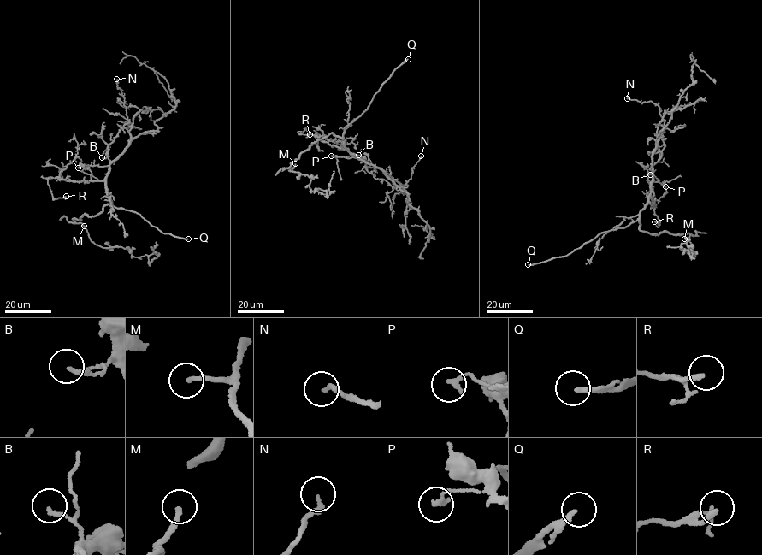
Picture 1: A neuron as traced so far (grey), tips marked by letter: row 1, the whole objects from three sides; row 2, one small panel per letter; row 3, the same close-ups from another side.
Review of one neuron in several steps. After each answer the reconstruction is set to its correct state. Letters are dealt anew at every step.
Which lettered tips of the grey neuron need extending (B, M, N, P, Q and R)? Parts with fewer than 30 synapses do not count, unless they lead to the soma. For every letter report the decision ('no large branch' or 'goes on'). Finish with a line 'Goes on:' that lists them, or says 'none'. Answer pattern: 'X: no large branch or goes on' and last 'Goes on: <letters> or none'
B: no large branch
M: goes on
N: no large branch
P: no large branch
Q: goes on
R: no large branch
Goes on: M, Q

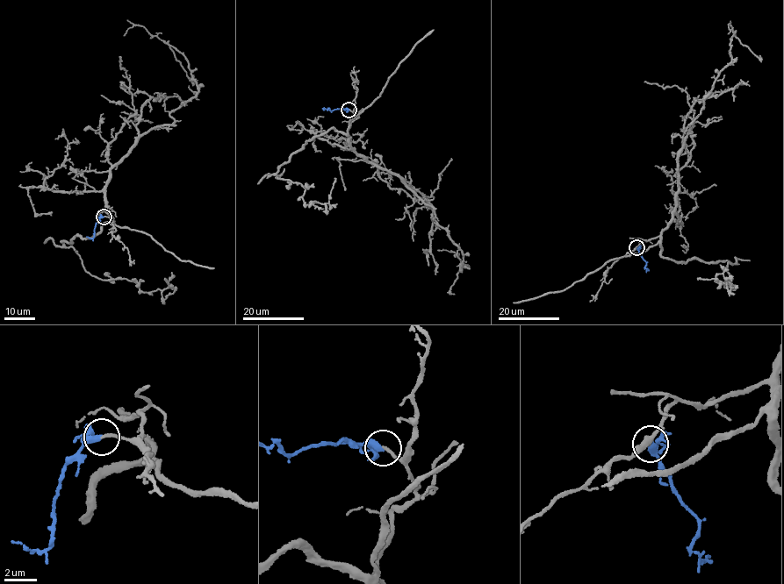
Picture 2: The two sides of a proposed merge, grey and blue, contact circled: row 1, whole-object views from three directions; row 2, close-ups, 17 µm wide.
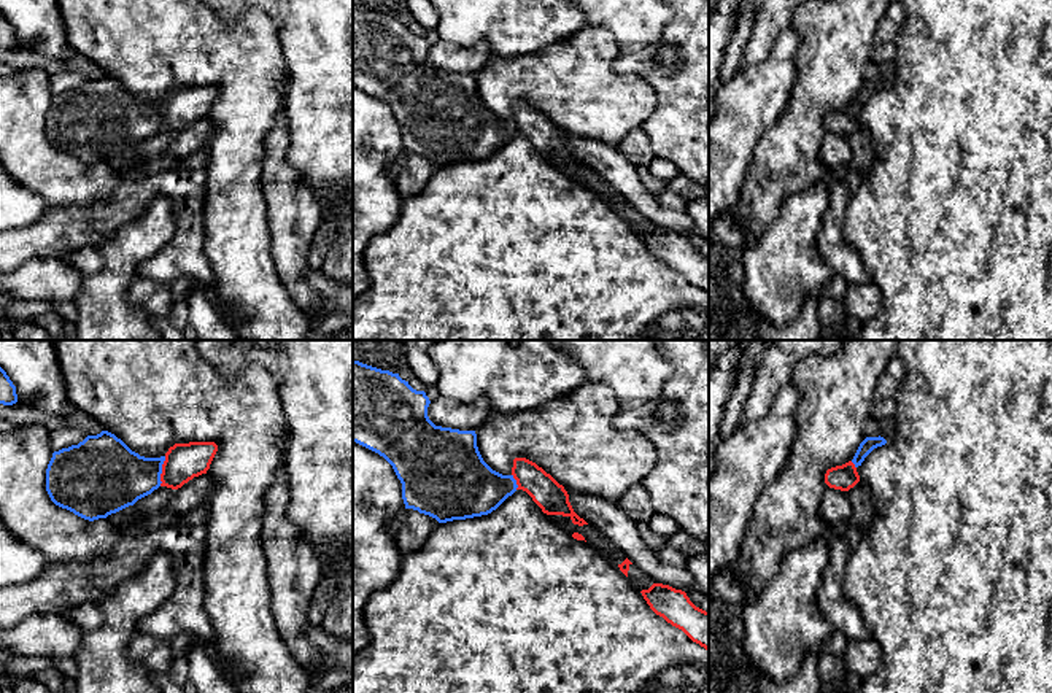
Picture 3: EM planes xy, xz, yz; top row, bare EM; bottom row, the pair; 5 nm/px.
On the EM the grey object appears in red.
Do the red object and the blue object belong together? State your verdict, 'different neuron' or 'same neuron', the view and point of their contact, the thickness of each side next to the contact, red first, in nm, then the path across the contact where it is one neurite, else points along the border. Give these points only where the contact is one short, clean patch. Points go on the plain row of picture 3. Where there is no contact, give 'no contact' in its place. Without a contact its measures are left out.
same neuron; contact xy (162, 115); calibres 190 and 320 nm; way xy (183, 105), (172, 115), (162, 115), (134, 121), (115, 121)

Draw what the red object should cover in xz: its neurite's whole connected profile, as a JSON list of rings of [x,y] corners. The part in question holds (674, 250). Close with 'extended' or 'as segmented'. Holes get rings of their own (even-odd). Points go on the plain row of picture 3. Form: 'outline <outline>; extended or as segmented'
outline [[[653,227],[640,235],[650,253],[709,296],[709,256],[696,251],[685,235]]]; as segmented

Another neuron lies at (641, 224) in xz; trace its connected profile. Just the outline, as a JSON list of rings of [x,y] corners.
[[[629,208],[628,223],[639,235],[648,234],[655,226],[642,216],[636,208]]]

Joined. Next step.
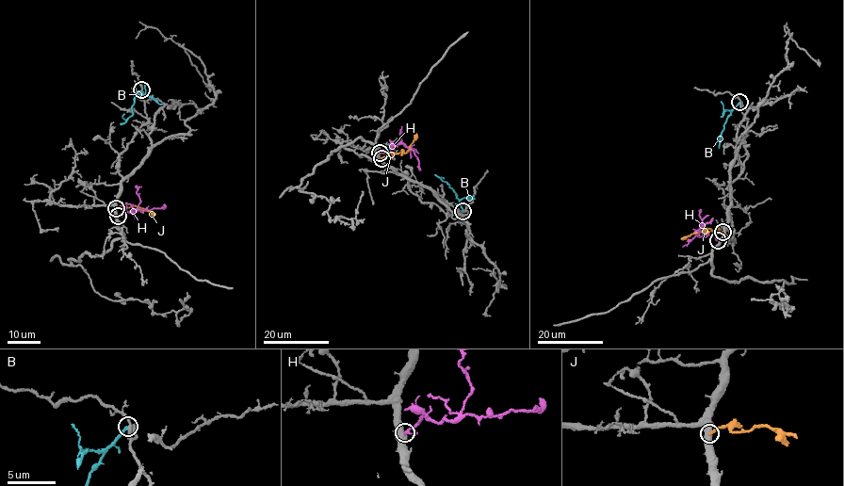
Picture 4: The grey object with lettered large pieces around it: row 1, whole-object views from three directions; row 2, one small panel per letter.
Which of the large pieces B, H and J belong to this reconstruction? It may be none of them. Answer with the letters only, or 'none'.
H

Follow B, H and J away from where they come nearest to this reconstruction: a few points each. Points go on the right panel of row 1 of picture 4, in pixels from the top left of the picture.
B: (739, 102), (727, 117), (720, 142), (719, 136)
H: (718, 239), (714, 235), (697, 234), (701, 227), (713, 218)
J: (722, 232), (706, 228), (682, 238)

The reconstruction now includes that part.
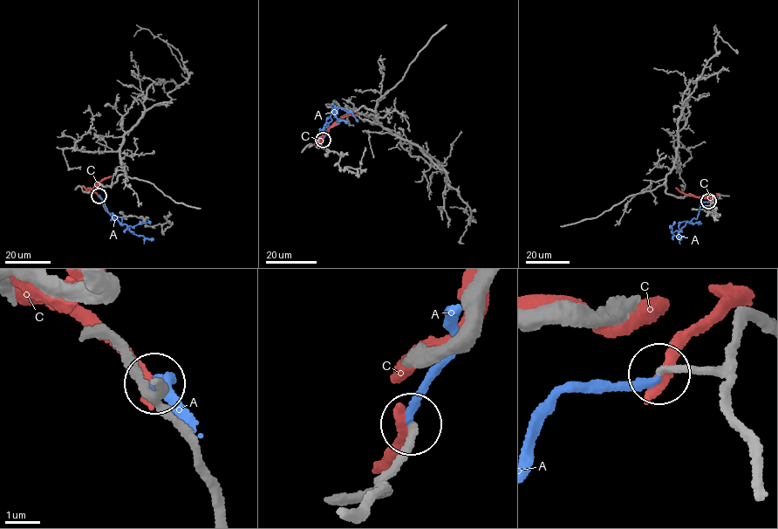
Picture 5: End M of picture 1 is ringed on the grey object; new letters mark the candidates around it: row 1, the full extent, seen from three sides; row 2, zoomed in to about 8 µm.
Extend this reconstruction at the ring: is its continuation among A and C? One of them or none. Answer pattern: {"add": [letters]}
{"add": ["A"]}

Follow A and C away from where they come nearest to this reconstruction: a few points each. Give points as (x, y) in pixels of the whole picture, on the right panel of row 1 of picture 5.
A: (708, 201), (701, 203), (696, 219), (677, 230), (680, 237), (678, 238)
C: (709, 201), (712, 195), (687, 195), (675, 187)

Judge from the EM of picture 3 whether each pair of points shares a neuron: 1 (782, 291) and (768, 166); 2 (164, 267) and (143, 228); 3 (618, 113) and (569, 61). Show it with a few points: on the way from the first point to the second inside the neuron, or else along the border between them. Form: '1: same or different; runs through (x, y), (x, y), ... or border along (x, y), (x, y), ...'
1: different; border along (796, 191), (782, 202), (777, 218), (746, 245)
2: different; border along (174, 220), (174, 236), (139, 267), (137, 275)
3: same; runs through (606, 100), (577, 72)

